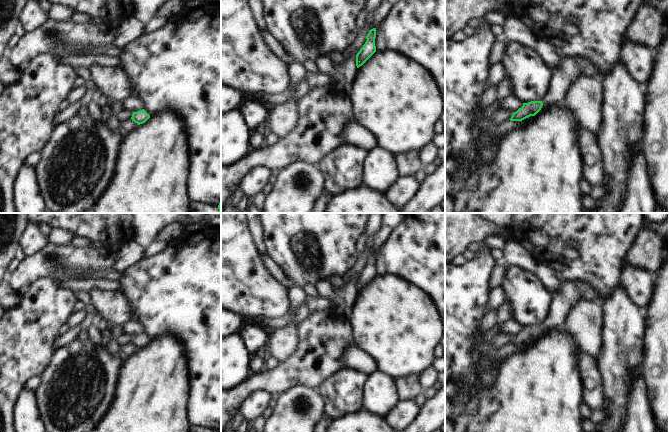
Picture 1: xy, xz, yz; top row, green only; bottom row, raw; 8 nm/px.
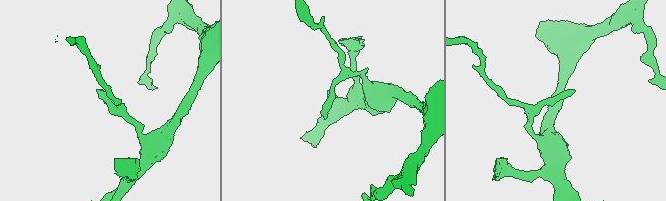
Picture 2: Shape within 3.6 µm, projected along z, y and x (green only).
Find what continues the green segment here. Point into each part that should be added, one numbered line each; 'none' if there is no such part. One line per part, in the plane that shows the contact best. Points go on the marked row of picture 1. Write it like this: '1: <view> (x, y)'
none

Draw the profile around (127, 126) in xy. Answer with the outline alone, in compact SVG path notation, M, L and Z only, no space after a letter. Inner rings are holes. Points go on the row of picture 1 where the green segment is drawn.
M132 119L126 120L122 123L119 123L119 132L122 135L125 135L132 130L134 130L138 126Z

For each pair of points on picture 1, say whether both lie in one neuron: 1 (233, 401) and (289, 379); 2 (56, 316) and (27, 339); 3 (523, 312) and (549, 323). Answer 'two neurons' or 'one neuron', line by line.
1: one neuron
2: one neuron
3: two neurons

